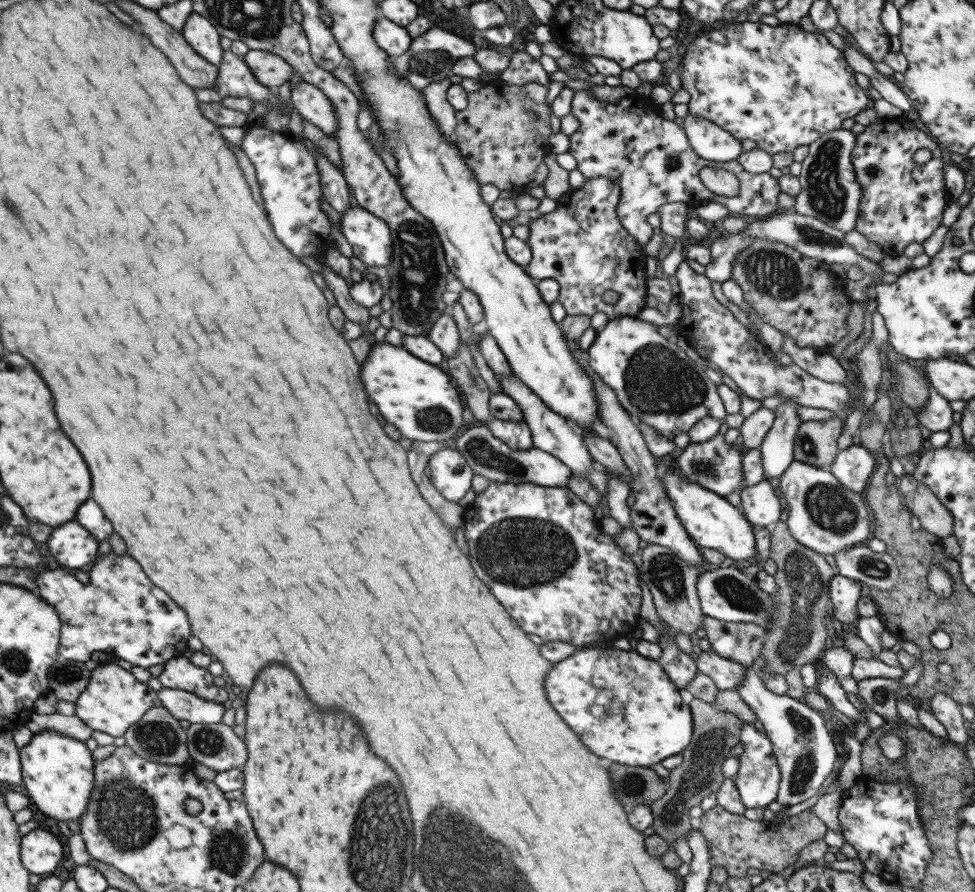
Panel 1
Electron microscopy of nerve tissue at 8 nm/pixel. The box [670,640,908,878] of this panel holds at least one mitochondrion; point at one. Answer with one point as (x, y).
(803, 770)

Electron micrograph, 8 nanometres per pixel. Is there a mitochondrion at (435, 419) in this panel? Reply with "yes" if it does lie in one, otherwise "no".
yes

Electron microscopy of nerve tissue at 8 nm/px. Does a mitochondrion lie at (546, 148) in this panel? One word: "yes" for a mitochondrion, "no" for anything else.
no

